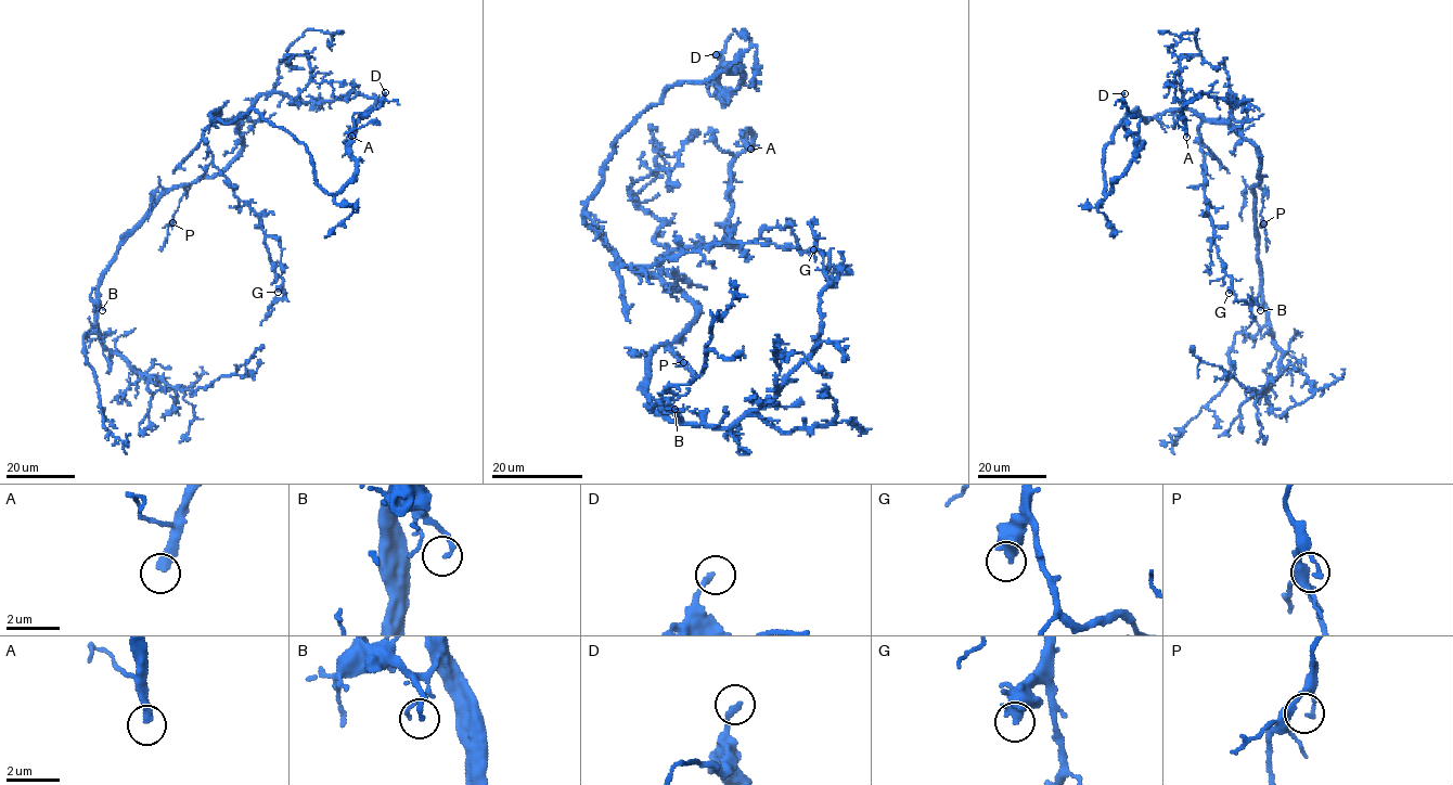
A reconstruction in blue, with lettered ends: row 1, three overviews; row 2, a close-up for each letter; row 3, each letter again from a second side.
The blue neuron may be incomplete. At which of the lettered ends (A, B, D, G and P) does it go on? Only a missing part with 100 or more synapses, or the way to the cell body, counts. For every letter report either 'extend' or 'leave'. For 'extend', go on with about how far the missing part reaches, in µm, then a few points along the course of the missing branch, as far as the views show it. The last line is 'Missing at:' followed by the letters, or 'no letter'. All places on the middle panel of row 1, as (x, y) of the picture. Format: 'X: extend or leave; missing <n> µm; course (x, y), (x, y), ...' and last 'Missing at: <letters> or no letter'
A: extend; missing 60 µm; course (750, 149), (768, 155), (770, 164), (787, 175), (800, 177), (802, 190), (796, 200), (805, 200), (804, 204)
B: leave
D: leave
G: leave
P: leave
Missing at: A

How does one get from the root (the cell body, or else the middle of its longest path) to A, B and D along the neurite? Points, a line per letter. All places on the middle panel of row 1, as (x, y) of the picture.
A: (695, 318), (691, 300), (657, 274), (659, 258), (724, 239), (731, 163), (749, 144), (746, 130), (750, 149)
B: (695, 318), (688, 332), (671, 344), (655, 346), (650, 359), (646, 393), (653, 410), (667, 413), (674, 409)
D: (695, 318), (584, 208), (614, 141), (665, 90), (742, 81), (711, 95), (716, 54)

